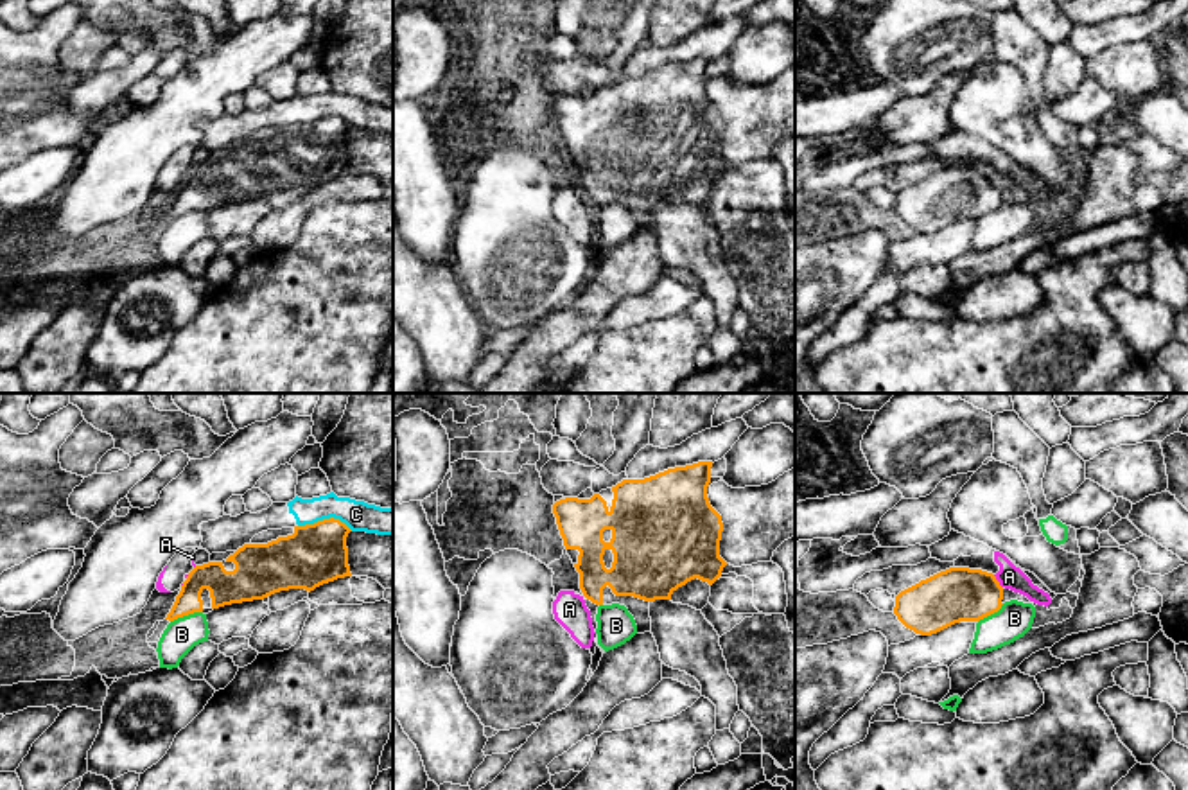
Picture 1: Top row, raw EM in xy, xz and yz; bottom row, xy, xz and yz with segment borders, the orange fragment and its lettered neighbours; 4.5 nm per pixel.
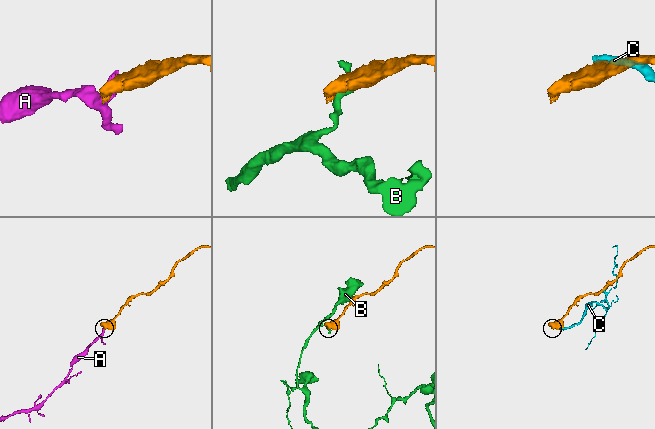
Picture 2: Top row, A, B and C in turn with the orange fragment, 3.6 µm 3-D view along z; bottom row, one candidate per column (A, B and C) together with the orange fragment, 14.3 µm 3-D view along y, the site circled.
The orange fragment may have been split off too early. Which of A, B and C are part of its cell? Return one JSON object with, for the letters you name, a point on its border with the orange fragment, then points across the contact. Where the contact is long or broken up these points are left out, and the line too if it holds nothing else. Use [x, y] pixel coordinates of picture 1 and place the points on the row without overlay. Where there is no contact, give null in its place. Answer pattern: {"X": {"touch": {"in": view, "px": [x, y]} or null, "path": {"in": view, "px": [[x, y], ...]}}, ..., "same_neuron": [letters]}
{"same_neuron": []}

